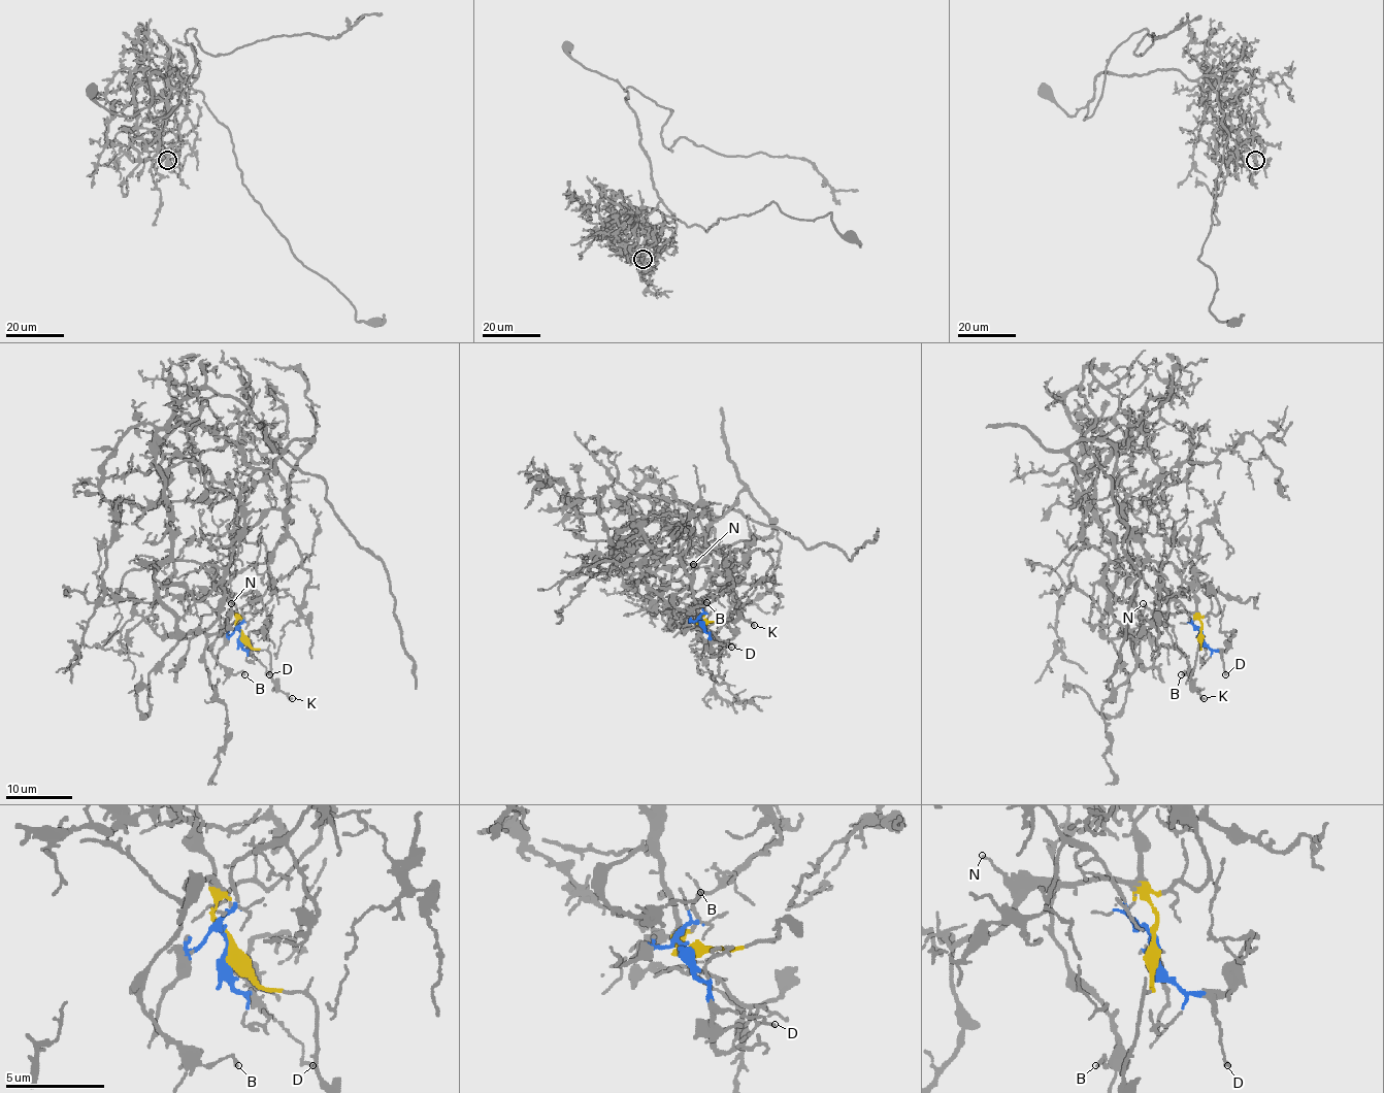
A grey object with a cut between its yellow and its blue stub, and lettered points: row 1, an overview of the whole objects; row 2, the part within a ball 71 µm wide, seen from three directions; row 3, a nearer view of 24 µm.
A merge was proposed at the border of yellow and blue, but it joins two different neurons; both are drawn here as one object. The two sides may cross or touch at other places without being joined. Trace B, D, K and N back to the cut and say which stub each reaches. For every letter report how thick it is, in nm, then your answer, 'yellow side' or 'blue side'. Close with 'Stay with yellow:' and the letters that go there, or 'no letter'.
B: 140 nm thick; yellow side
D: 140 nm thick; blue side
K: 190 nm thick; yellow side
N: 120 nm thick; yellow side
Stay with yellow: B, K, N

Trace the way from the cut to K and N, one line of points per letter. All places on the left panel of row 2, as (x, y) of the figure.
K: (241, 635), (253, 649), (270, 653), (271, 682), (291, 698)
N: (241, 635), (236, 614), (230, 611), (231, 603)

